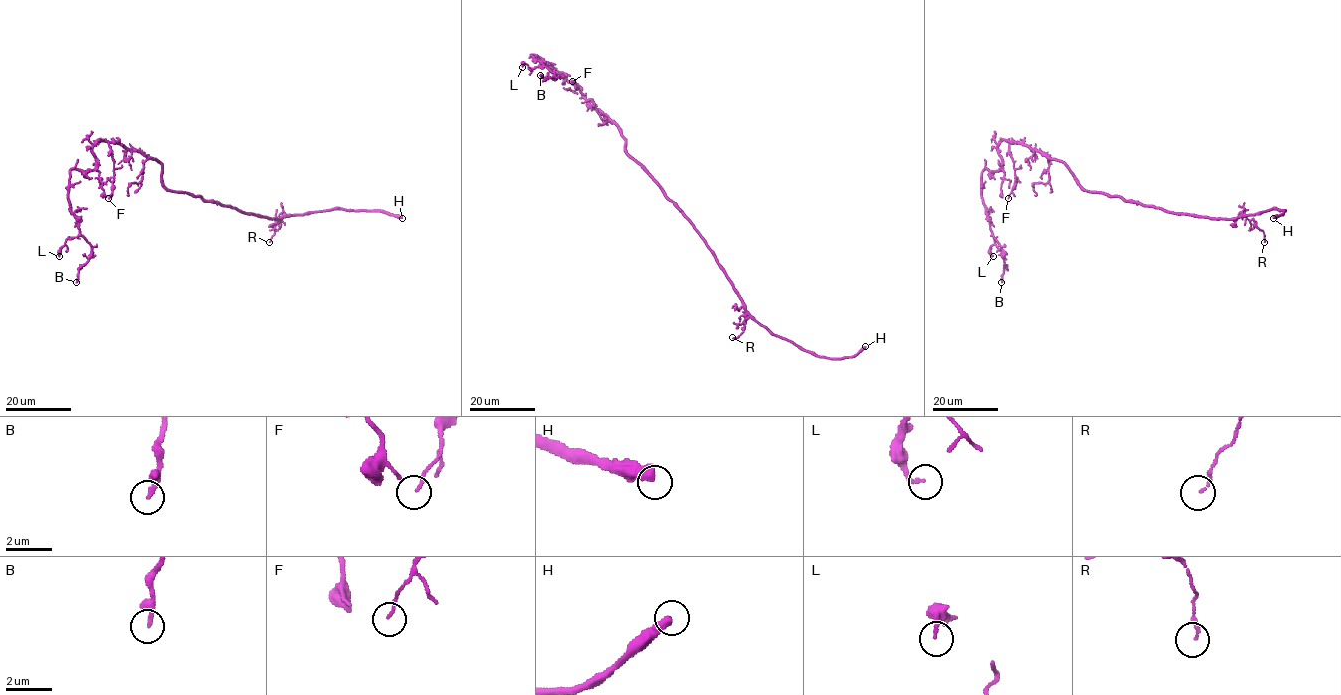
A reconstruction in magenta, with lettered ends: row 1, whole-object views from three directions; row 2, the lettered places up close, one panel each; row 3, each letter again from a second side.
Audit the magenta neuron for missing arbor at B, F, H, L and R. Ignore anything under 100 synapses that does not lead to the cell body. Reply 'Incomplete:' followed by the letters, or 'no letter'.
Incomplete: H

